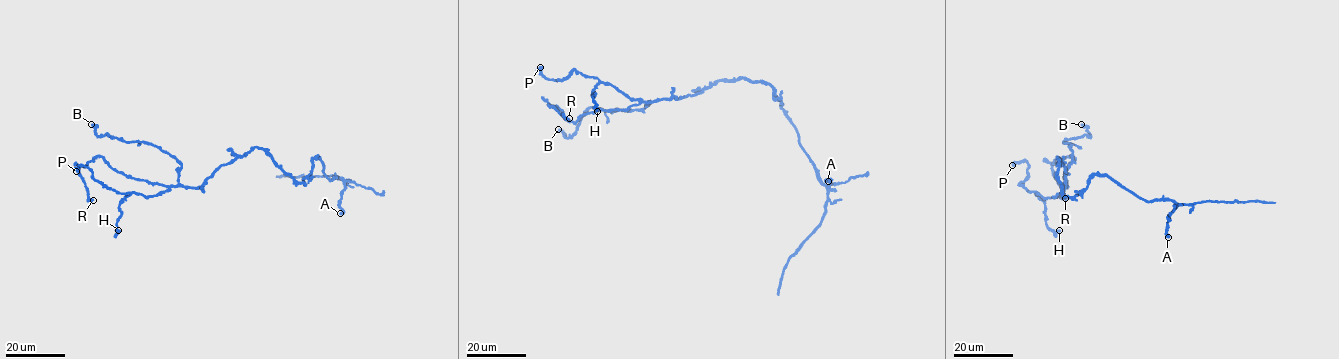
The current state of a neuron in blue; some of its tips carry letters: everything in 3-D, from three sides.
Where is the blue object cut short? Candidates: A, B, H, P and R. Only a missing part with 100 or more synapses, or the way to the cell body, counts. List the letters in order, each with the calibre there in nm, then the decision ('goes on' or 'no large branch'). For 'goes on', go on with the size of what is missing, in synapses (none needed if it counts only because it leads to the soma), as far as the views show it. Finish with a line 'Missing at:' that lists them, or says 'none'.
A: calibre 500 nm; no large branch
B: calibre 360 nm; no large branch
H: calibre 240 nm; no large branch
P: calibre 500 nm; no large branch
R: calibre 440 nm; no large branch
Missing at: none

